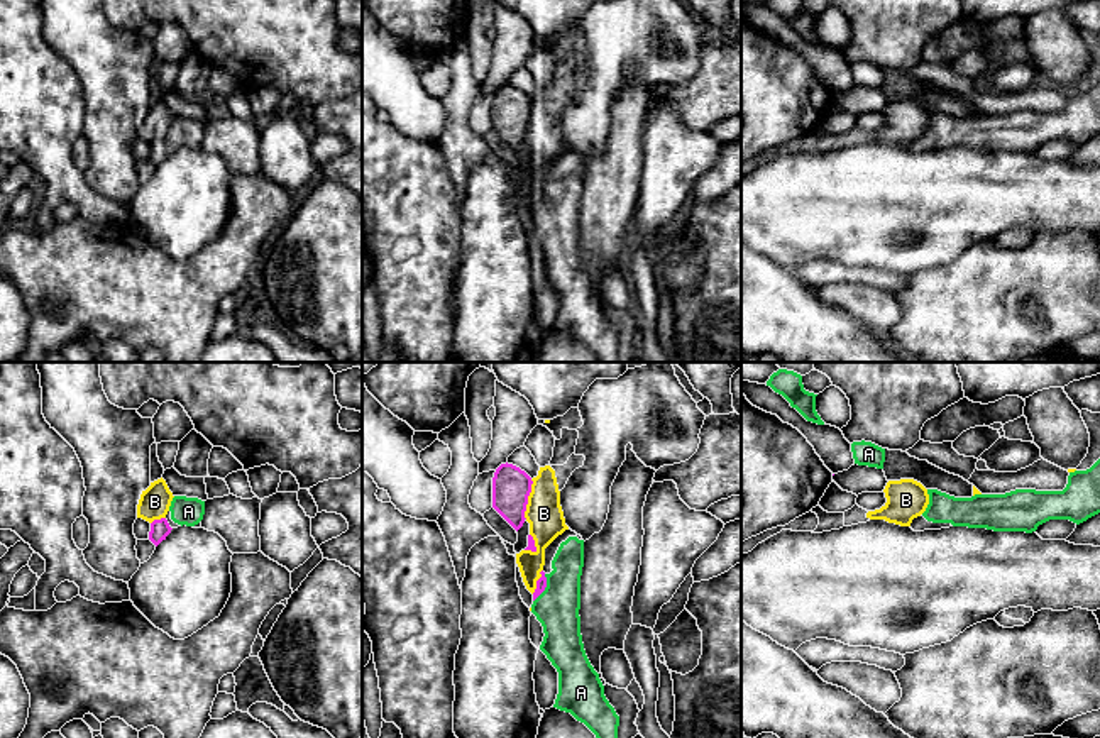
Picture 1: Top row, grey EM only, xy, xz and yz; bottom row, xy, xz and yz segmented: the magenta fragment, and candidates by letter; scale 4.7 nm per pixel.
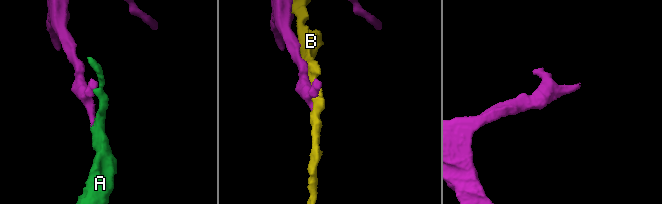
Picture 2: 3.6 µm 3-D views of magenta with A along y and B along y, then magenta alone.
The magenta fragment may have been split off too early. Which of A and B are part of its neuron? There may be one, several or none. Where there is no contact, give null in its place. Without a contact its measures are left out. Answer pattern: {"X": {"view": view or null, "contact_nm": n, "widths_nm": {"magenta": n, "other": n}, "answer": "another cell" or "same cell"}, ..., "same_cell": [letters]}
{"A": {"view": "xz", "contact_nm": 150, "widths_nm": {"magenta": 50, "other": 200}, "answer": "same cell"}, "B": {"view": "xz", "contact_nm": 190, "widths_nm": {"magenta": 190, "other": 170}, "answer": "another cell"}, "same_cell": ["A"]}

